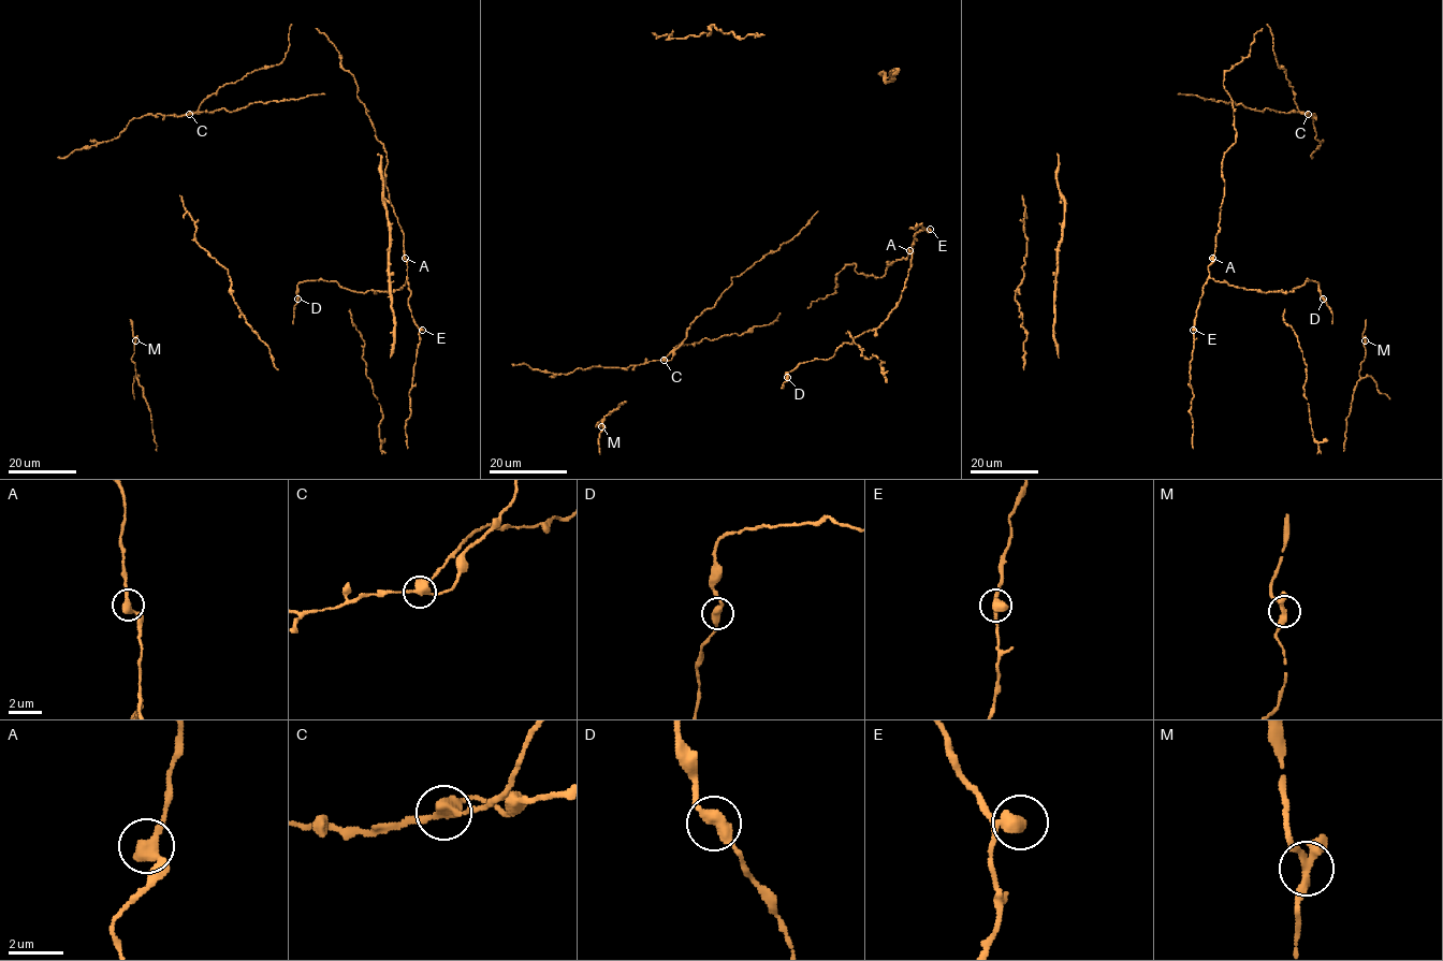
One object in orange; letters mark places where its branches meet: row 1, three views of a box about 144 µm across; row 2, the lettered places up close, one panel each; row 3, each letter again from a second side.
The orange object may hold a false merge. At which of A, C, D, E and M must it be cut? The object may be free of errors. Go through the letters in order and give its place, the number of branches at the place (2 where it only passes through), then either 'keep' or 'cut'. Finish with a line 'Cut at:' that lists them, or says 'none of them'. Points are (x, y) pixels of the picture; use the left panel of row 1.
A: place (405, 258); branches 2; keep
C: place (189, 114); branches 3; cut
D: place (297, 299); branches 2; keep
E: place (422, 330); branches 2; keep
M: place (135, 340); branches 3; keep
Cut at: C

